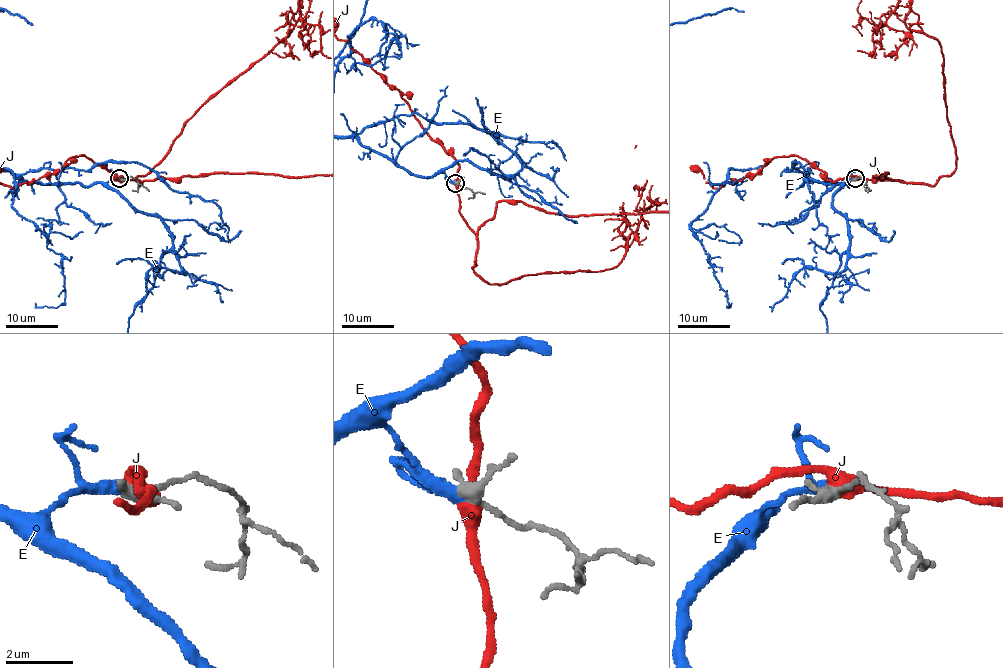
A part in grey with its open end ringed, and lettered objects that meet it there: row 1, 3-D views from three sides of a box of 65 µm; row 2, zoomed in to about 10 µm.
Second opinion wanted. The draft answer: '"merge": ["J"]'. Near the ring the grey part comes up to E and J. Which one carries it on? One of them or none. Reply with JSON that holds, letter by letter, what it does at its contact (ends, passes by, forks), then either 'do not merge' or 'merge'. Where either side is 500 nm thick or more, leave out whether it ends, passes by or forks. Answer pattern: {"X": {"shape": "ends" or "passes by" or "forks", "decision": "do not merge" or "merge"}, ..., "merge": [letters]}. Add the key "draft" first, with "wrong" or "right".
{"draft": "wrong", "E": {"shape": "ends", "decision": "merge"}, "J": {"shape": "passes by", "decision": "do not merge"}, "merge": ["E"]}

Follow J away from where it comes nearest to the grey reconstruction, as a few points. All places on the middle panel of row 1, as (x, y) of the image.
J: (457, 184), (489, 284), (612, 269), (633, 232), (648, 243), (649, 211)

